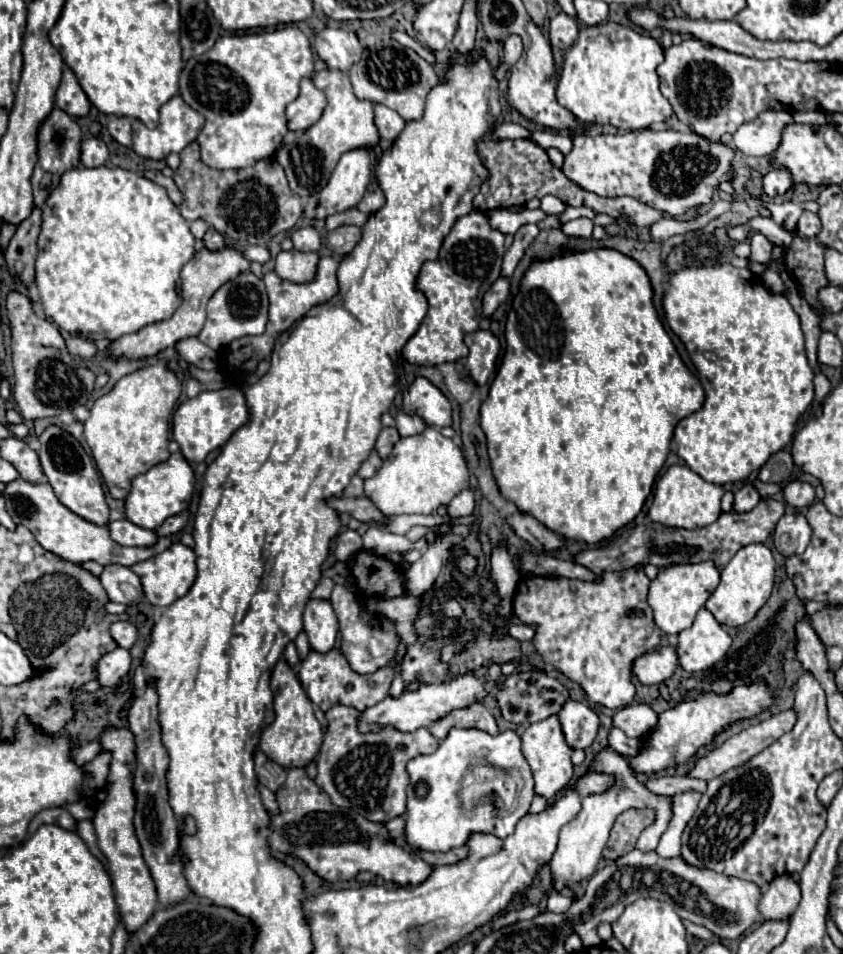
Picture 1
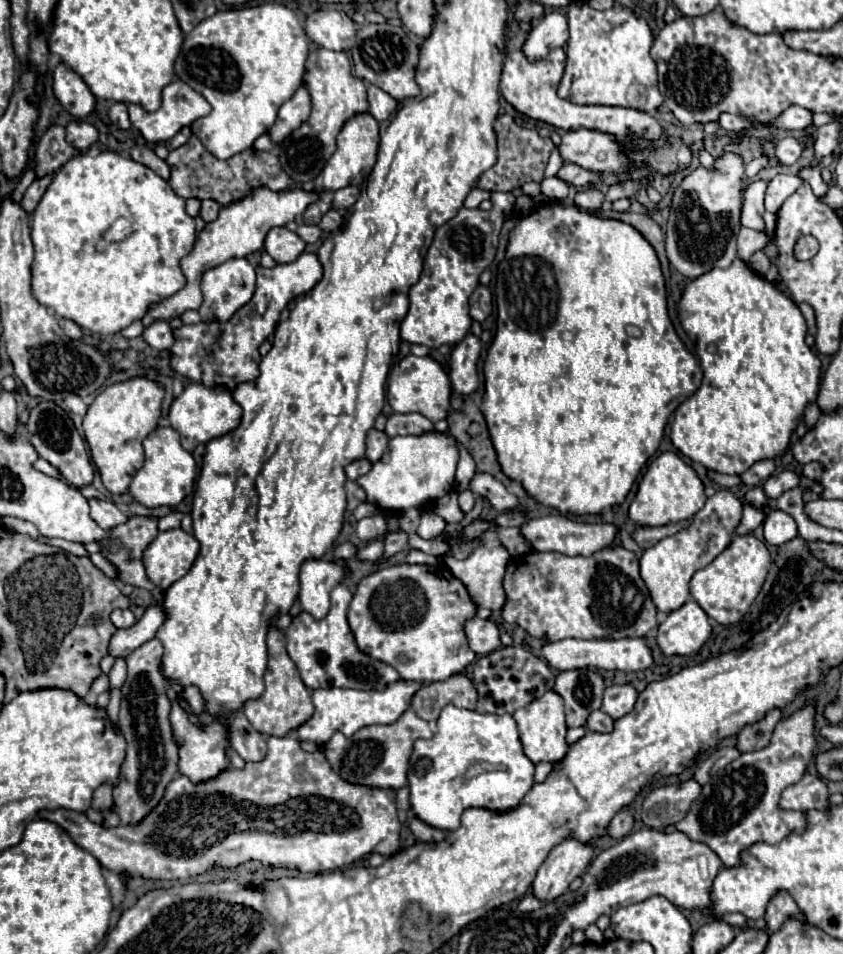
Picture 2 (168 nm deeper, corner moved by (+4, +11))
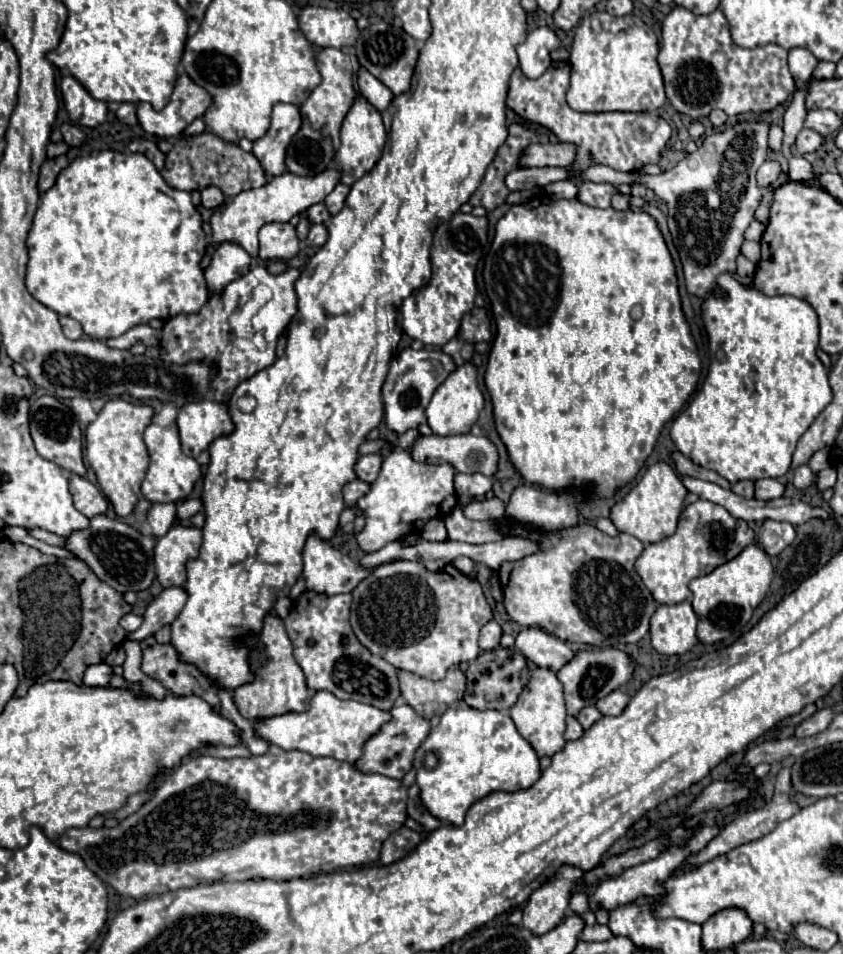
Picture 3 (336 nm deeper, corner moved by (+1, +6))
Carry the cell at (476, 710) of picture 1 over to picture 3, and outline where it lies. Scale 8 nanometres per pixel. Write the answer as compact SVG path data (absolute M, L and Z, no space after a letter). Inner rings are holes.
M449 668L449 674L439 680L427 680L405 670L399 670L401 696L417 714L431 718L443 714L451 704L459 702L465 692L465 674L459 668Z

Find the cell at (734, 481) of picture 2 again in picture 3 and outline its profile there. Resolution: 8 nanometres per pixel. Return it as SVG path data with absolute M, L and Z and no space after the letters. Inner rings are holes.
M673 452L671 458L673 458L675 470L677 470L679 474L695 476L695 478L701 478L701 480L707 480L707 482L713 482L713 484L719 484L721 488L729 488L729 486L731 486L723 476L719 476L719 474L713 472L713 470L707 470L707 468L703 468L703 466L693 464L693 462L691 462L689 458L685 458L681 452Z

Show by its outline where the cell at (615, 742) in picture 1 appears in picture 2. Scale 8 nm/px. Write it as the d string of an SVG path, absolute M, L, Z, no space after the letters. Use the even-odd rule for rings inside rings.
M594 711L590 717L588 717L588 723L586 723L586 729L588 731L598 731L598 733L610 733L614 729L614 719L602 711Z

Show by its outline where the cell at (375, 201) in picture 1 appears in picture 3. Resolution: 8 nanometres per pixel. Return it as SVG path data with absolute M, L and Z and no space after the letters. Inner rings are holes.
M339 182L339 184L333 188L333 192L325 198L325 206L327 206L327 210L329 210L331 216L337 214L337 212L343 208L347 194L349 194L349 186L345 186L345 184Z

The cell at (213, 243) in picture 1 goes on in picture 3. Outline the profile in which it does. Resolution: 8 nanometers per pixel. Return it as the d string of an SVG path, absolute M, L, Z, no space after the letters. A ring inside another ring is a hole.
M207 186L205 190L201 190L201 204L205 208L217 208L223 204L223 200L225 196L221 190L217 190L217 186Z

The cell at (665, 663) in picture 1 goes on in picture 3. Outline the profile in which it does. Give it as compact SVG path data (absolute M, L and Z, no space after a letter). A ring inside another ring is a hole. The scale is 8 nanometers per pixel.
M525 628L515 636L515 648L537 666L549 666L555 672L573 658L573 650L559 638L541 628Z

